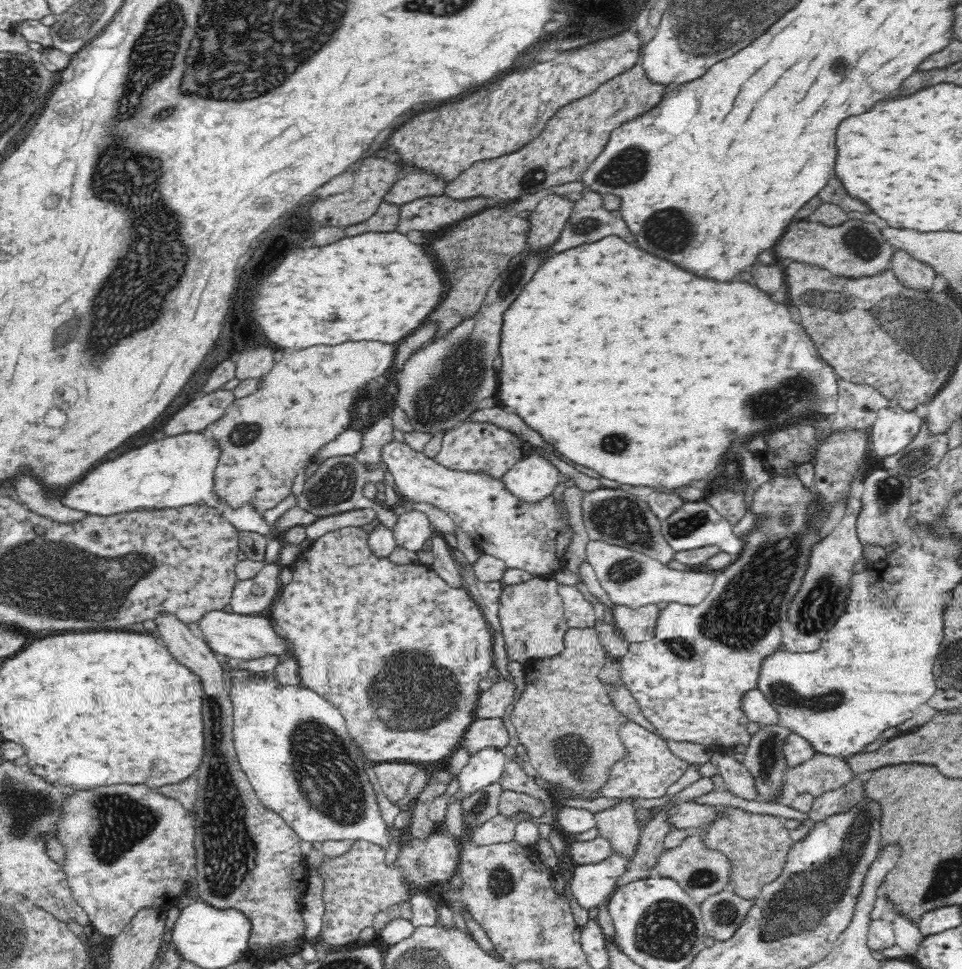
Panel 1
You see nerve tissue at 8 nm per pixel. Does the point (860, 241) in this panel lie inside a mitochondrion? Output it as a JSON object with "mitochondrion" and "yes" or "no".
{"mitochondrion":"yes"}

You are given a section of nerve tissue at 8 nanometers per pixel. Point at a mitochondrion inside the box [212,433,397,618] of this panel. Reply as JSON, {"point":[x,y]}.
{"point":[338,483]}

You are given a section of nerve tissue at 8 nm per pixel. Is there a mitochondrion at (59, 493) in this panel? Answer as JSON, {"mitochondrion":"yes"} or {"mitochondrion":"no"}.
{"mitochondrion":"no"}

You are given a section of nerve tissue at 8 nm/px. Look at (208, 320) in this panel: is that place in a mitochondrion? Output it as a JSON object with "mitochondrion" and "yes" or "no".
{"mitochondrion":"no"}

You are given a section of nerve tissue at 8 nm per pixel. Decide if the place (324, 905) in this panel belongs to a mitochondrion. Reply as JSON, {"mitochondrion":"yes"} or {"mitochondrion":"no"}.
{"mitochondrion":"no"}

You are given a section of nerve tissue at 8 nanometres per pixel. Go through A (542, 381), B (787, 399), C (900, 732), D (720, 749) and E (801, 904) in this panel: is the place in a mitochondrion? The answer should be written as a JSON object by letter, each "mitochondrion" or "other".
{"A":"other","B":"mitochondrion","C":"other","D":"other","E":"mitochondrion"}

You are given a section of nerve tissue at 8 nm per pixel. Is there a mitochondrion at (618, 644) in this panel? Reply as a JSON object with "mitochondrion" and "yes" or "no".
{"mitochondrion":"no"}

